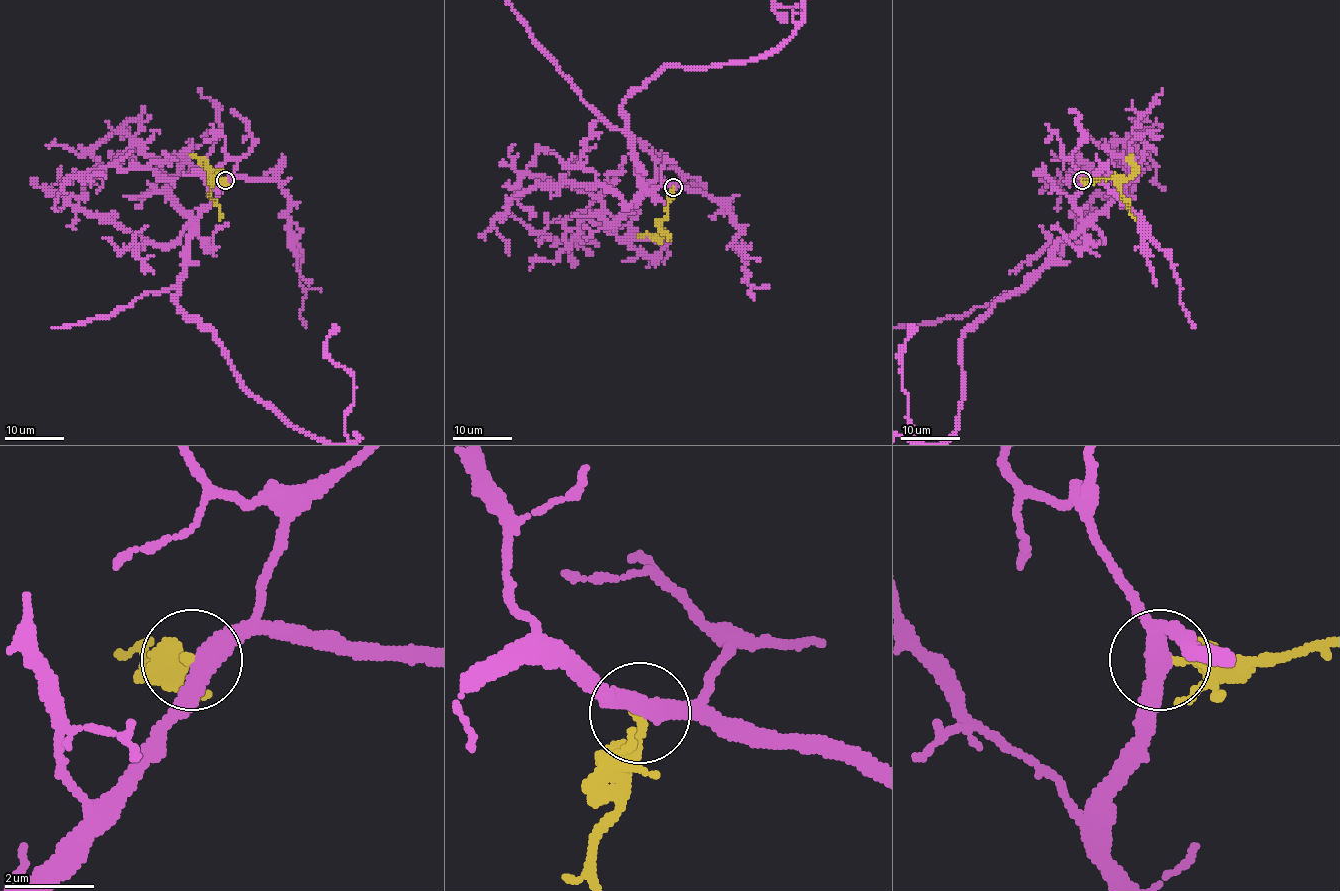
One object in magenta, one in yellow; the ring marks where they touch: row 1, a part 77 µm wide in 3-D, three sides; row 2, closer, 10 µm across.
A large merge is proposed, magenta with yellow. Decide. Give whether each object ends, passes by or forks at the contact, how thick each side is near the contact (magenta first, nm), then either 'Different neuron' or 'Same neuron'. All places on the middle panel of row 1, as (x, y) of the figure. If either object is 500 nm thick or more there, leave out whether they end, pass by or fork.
At the ring magenta passes by. At the ring yellow ends. Thickness 420 nm (magenta) against 240 nm. Different neuron

